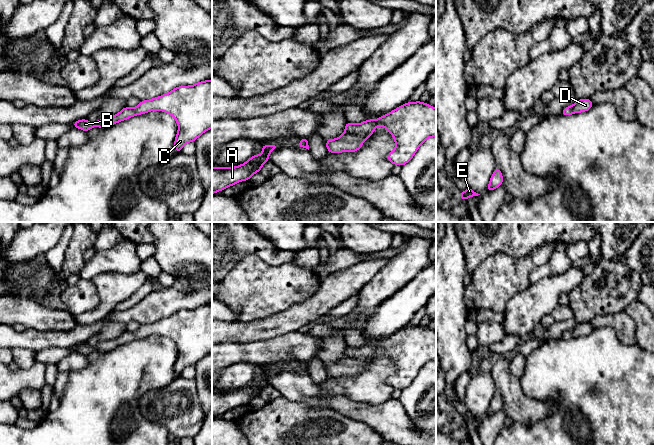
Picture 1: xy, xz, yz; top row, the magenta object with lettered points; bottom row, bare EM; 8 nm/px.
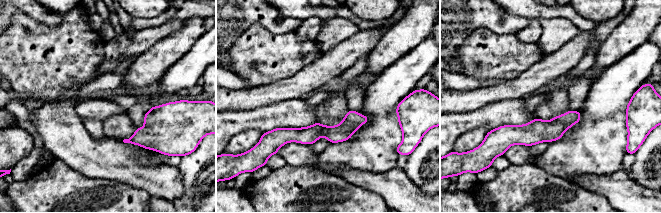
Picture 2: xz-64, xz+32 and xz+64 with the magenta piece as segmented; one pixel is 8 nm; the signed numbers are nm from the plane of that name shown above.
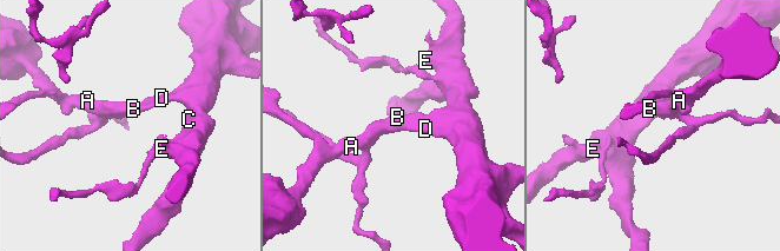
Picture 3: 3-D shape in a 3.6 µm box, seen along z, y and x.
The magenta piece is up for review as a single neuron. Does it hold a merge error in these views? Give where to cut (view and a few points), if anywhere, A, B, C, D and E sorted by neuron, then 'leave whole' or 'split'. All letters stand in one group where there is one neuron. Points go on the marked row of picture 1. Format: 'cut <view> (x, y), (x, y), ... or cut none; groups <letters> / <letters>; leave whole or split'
cut none; groups A B C D E; leave whole

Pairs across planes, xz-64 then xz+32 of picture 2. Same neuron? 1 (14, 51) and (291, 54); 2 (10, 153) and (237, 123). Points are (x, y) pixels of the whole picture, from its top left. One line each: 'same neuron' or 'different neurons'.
1: same neuron
2: different neurons

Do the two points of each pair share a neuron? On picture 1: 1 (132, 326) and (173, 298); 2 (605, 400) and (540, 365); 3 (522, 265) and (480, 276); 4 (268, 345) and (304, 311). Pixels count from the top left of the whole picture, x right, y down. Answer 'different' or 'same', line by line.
1: different
2: same
3: same
4: different

